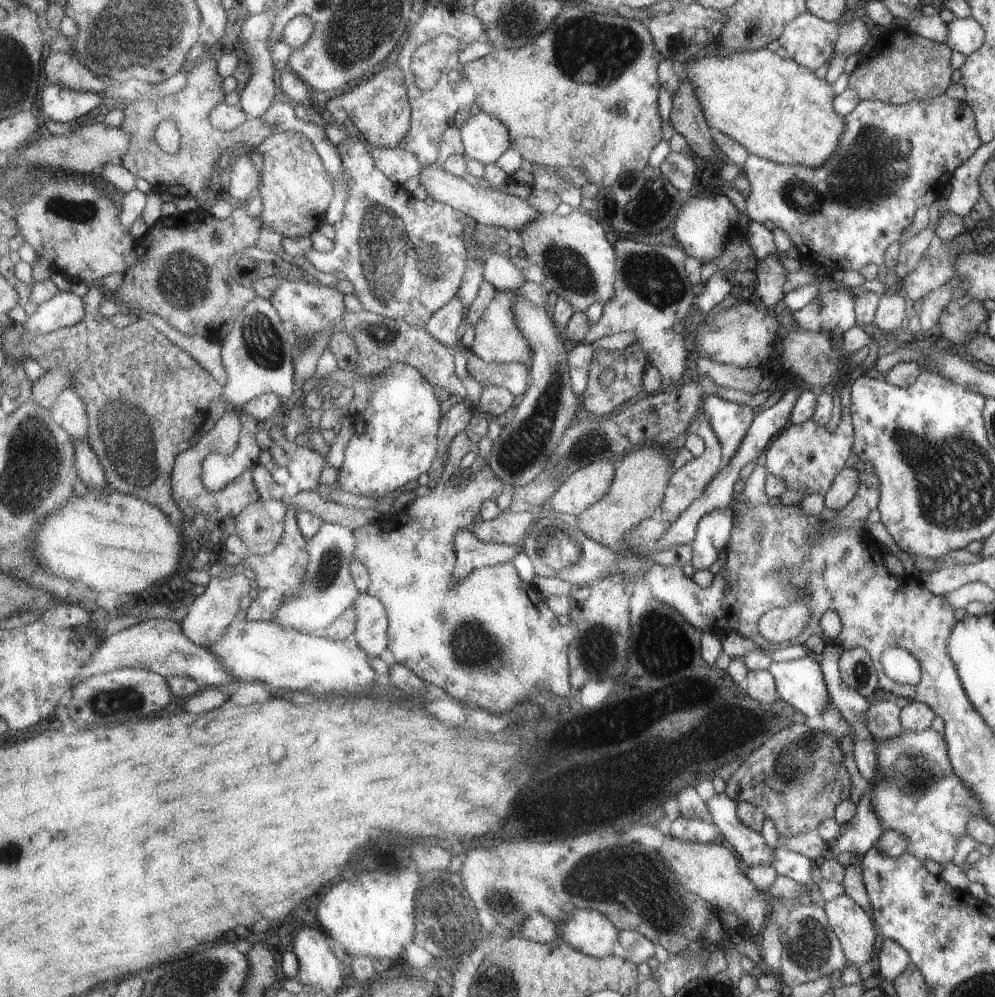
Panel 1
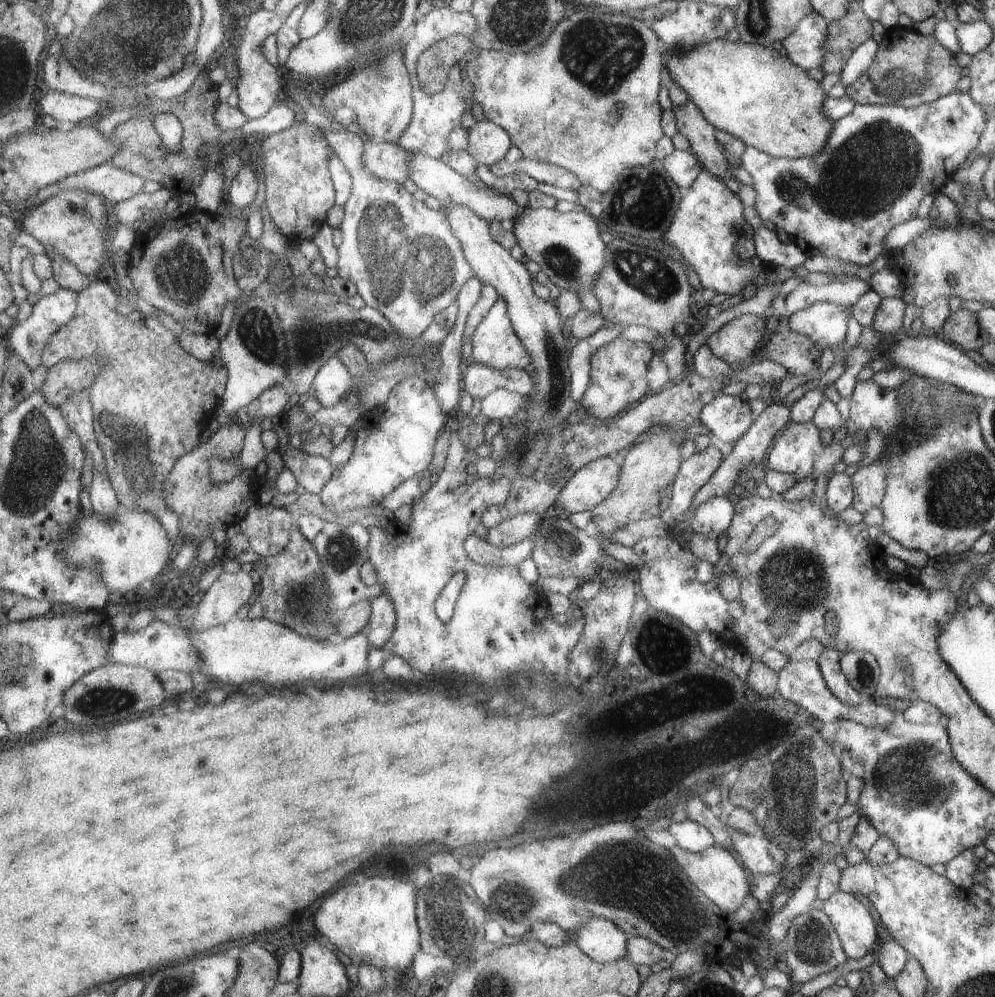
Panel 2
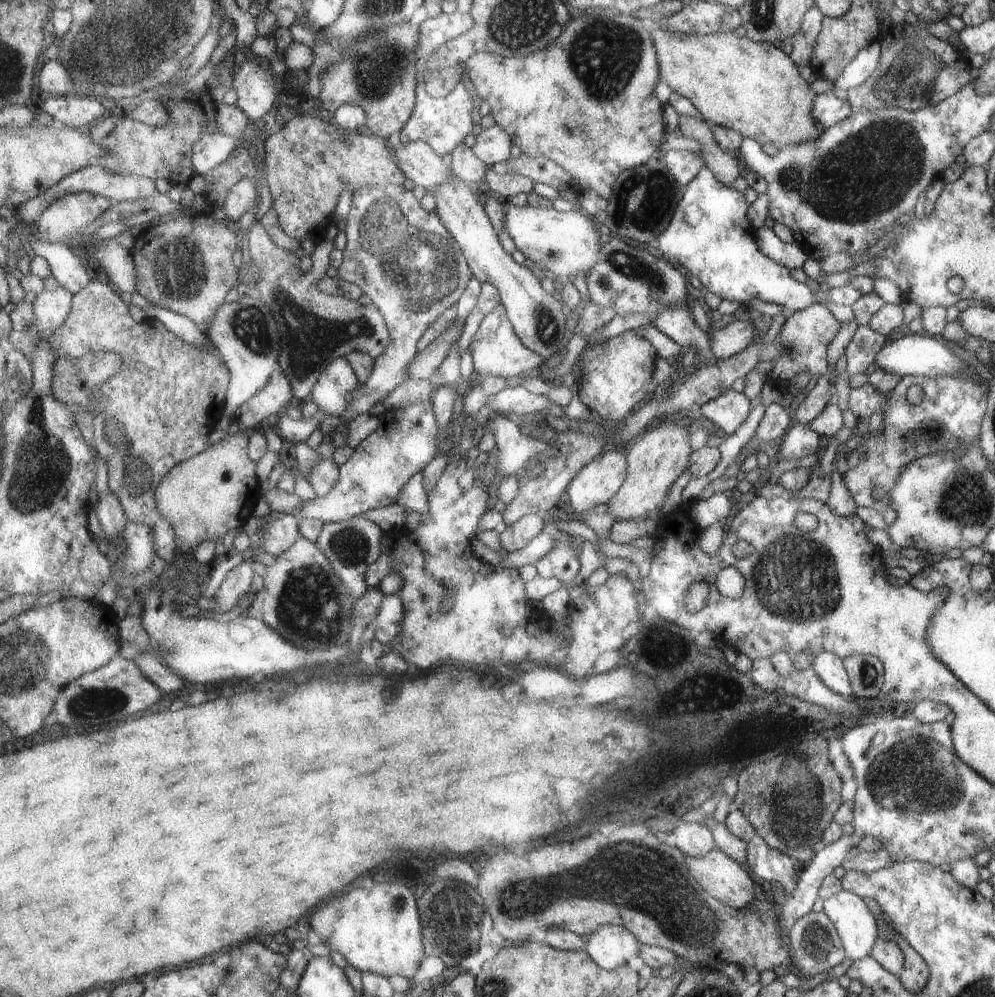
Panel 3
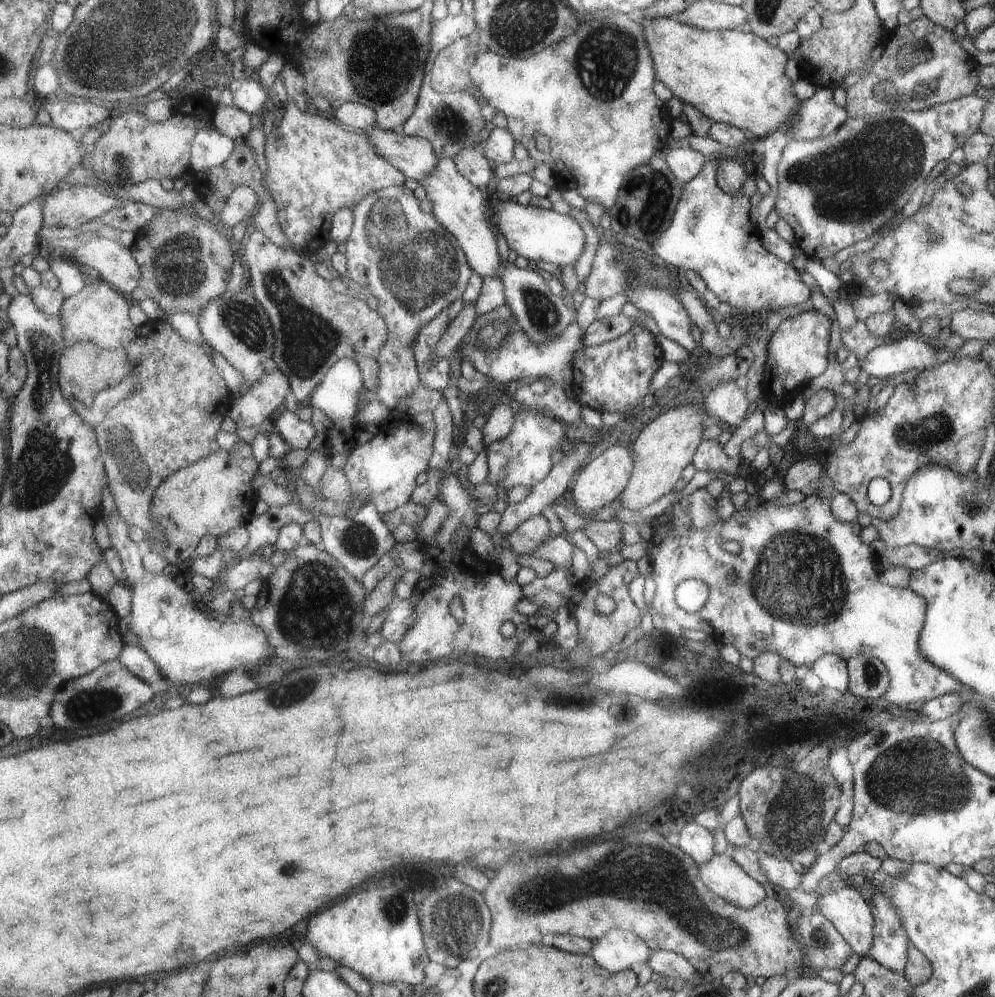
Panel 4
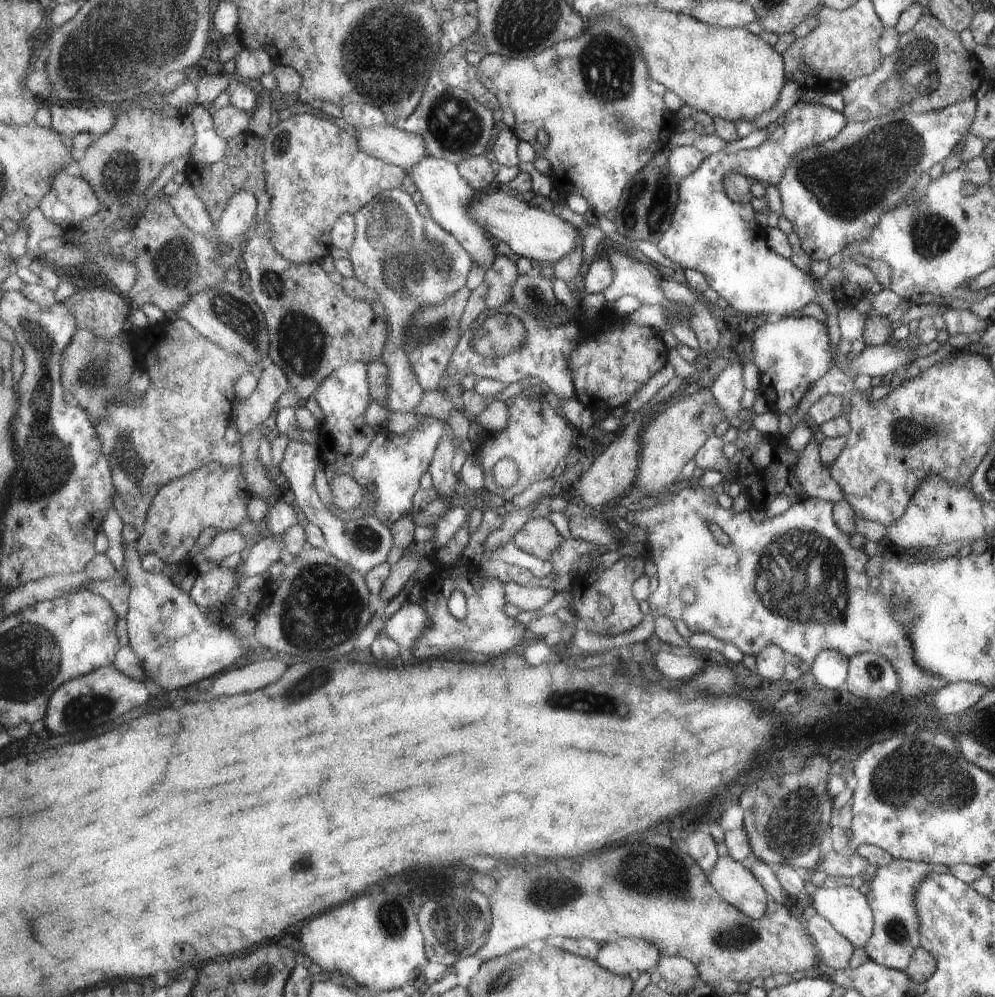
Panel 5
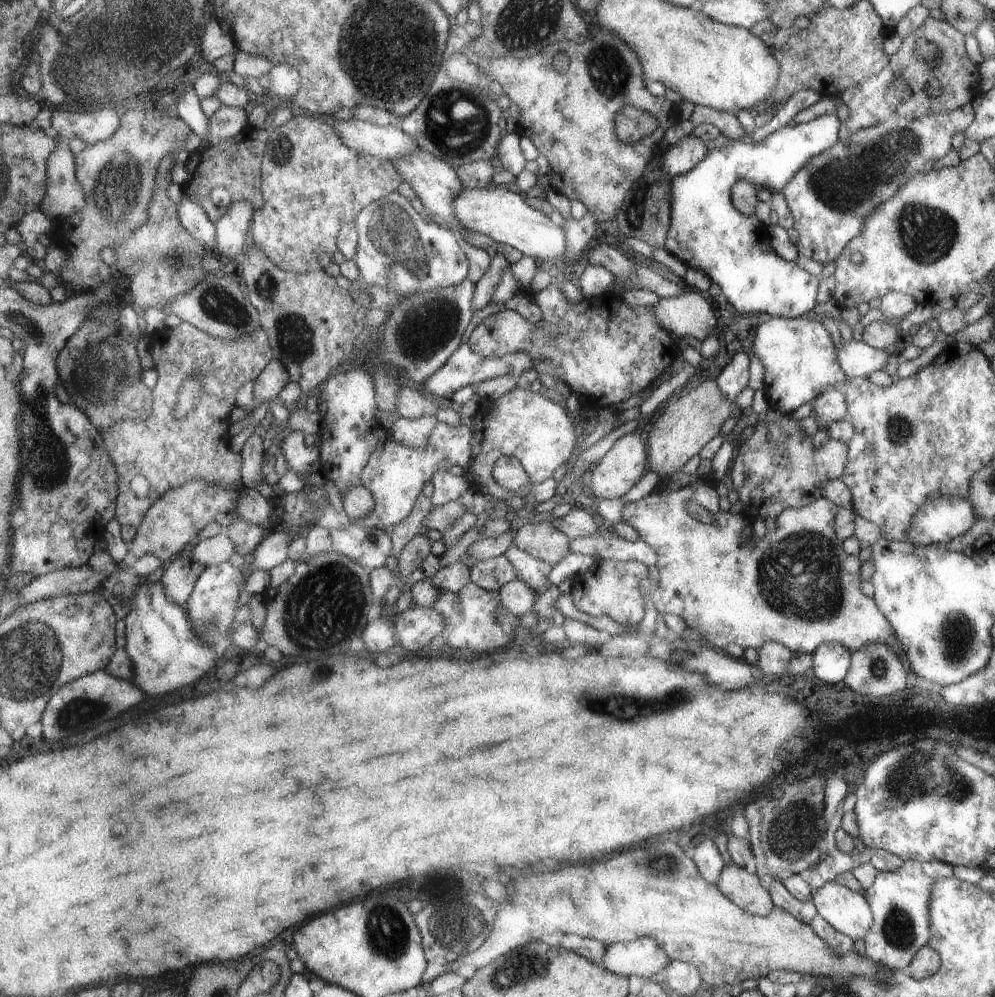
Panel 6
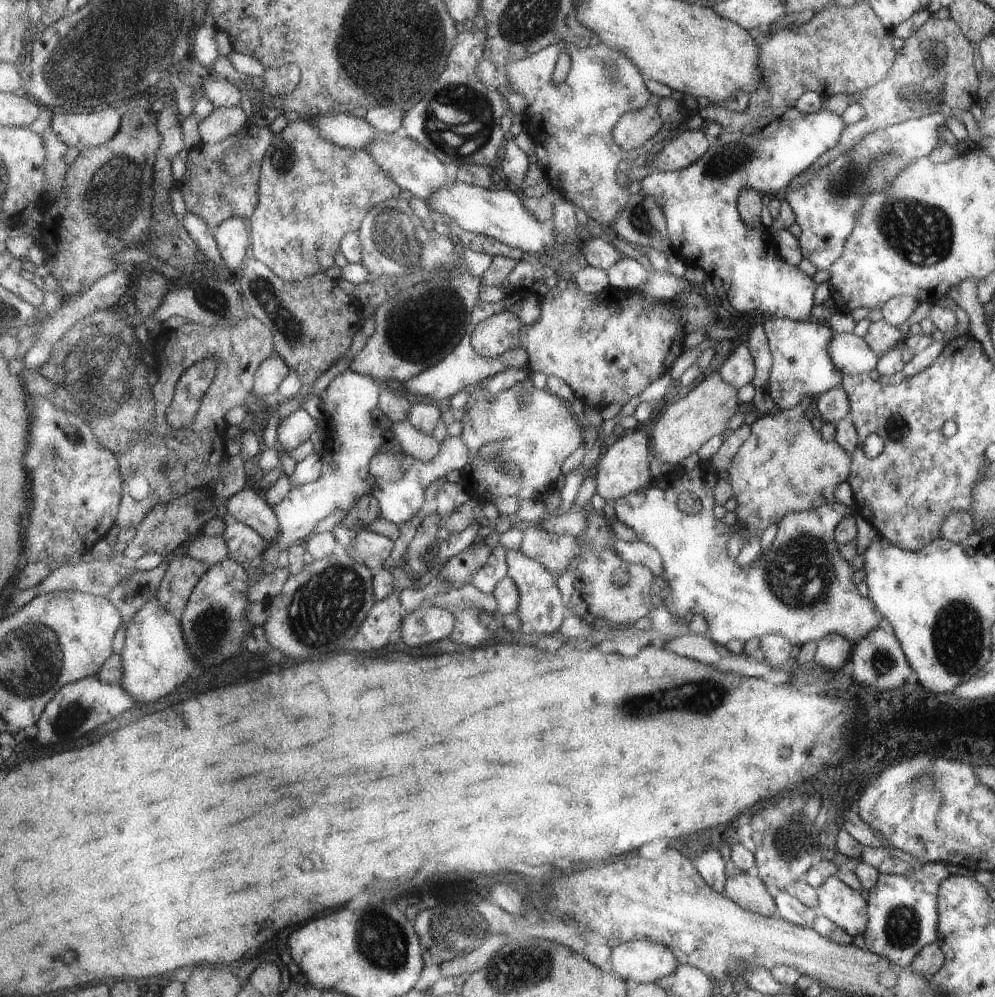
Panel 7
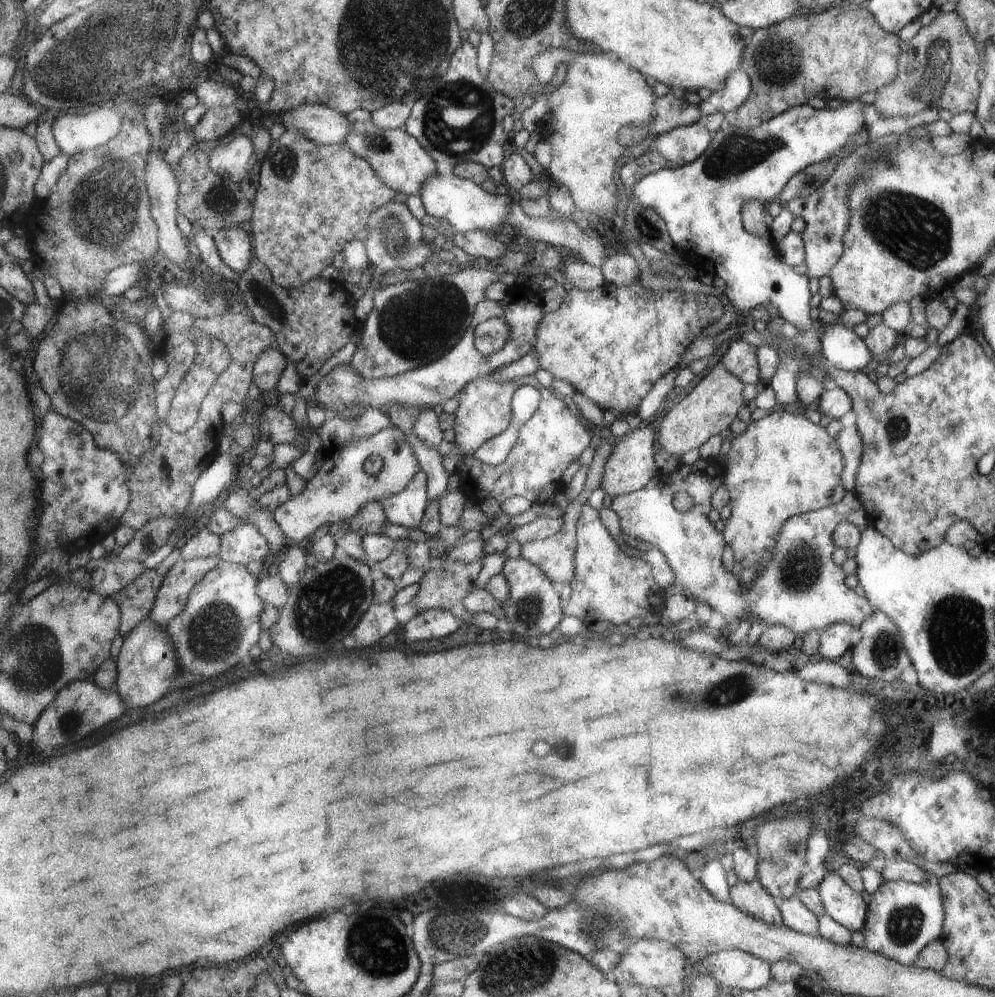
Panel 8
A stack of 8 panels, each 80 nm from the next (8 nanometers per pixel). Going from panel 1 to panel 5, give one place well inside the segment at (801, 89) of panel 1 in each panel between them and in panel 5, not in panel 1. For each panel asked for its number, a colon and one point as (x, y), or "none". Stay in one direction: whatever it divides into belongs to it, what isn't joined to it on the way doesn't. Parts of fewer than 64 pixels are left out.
2: (765, 99)
3: (753, 87)
4: (732, 77)
5: (728, 72)

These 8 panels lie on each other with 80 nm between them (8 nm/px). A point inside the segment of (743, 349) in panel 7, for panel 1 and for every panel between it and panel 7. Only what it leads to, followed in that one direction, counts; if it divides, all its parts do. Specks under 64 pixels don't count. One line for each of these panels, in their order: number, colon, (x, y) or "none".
1: (731, 421)
2: (728, 417)
3: (728, 411)
4: (728, 401)
5: (728, 388)
6: (733, 379)

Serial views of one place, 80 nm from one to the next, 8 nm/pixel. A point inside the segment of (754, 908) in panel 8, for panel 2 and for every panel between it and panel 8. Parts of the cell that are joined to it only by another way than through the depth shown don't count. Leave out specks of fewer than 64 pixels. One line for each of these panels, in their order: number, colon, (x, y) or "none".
2: (718, 872)
3: (723, 877)
4: (722, 874)
5: (736, 884)
6: (745, 890)
7: (748, 890)

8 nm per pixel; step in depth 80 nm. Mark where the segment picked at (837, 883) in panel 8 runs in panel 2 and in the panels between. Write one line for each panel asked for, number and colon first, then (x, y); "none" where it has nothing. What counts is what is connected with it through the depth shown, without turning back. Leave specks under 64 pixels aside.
2: (854, 926)
3: (856, 927)
4: (850, 914)
5: (847, 910)
6: (846, 910)
7: (843, 906)

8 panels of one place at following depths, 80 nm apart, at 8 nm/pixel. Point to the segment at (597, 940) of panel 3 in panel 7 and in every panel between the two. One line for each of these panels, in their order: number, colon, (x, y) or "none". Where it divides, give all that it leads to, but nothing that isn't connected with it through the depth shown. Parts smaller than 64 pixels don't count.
4: (618, 950)
5: (624, 955)
6: (645, 957)
7: (643, 961)

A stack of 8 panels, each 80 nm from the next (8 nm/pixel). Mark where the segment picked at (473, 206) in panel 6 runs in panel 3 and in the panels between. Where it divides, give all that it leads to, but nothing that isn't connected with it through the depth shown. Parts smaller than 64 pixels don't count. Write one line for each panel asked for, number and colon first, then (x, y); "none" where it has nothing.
3: (564, 243)
4: (547, 238)
5: (529, 231)

